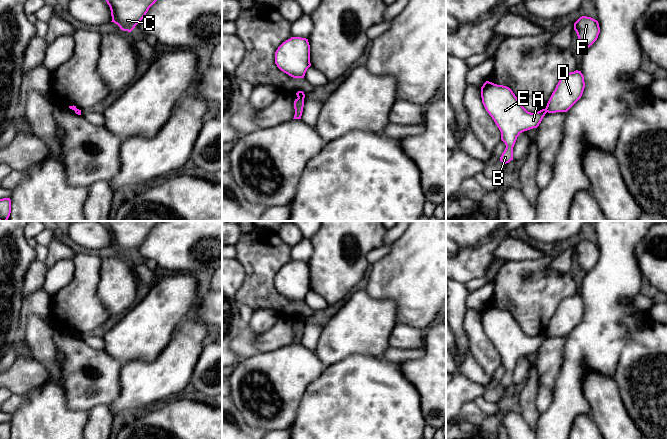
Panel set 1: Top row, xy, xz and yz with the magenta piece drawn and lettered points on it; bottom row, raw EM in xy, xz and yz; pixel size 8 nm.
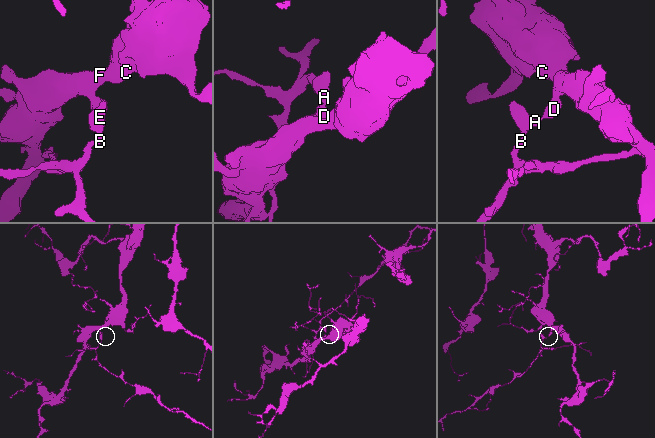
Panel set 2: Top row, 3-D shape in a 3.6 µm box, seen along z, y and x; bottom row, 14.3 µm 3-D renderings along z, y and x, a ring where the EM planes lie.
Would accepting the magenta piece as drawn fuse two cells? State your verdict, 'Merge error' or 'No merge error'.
Merge error

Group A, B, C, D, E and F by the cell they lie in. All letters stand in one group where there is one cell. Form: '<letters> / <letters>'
A B E / C D F

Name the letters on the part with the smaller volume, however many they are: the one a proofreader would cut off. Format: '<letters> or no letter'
A, B, E

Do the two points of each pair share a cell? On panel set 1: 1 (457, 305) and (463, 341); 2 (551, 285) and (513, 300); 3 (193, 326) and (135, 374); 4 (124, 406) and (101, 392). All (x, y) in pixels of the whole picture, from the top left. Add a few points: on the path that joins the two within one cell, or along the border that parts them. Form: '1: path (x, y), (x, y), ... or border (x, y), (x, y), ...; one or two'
1: path (457, 314), (457, 328), (459, 332); one
2: path (542, 289), (522, 291); one
3: path (185, 342), (151, 374); one
4: border (119, 377), (119, 395), (109, 406); two

